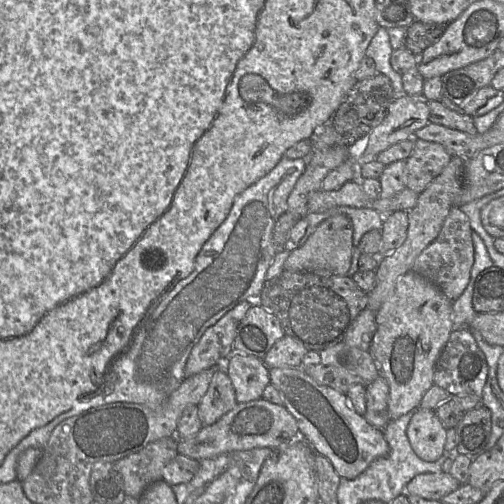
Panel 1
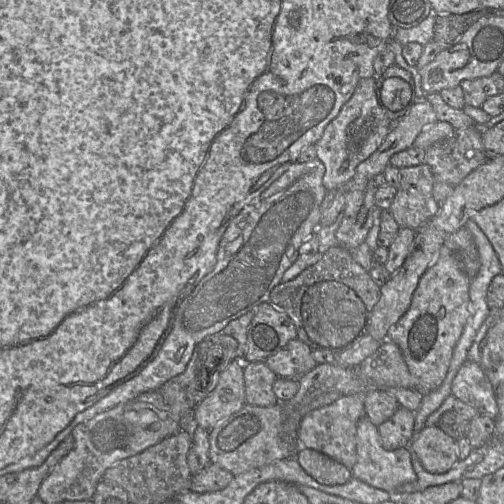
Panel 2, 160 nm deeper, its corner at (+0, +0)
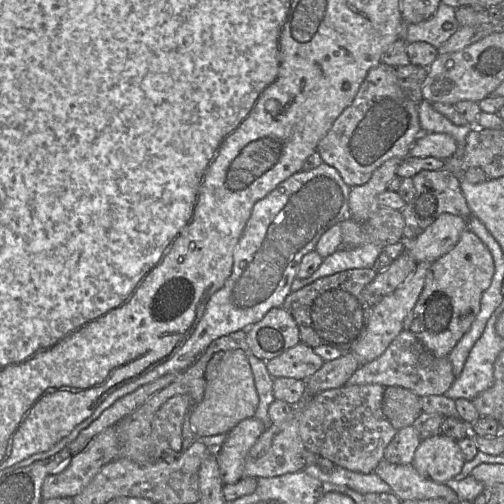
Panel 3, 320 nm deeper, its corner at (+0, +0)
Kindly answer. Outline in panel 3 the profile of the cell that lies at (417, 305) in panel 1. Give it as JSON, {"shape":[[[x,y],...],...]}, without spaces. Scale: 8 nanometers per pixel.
{"shape":[[[466,229],[452,250],[431,263],[423,290],[412,312],[406,317],[403,330],[415,335],[435,356],[447,357],[476,319],[481,297],[491,284],[494,269],[489,249],[475,233]]]}

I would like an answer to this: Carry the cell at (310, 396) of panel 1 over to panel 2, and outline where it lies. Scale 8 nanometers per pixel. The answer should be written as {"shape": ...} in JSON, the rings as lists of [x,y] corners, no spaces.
{"shape":[[[365,415],[357,424],[357,462],[351,475],[375,488],[391,493],[392,497],[401,497],[398,489],[406,483],[415,482],[417,475],[413,469],[410,448],[386,450],[381,441],[378,428]]]}

